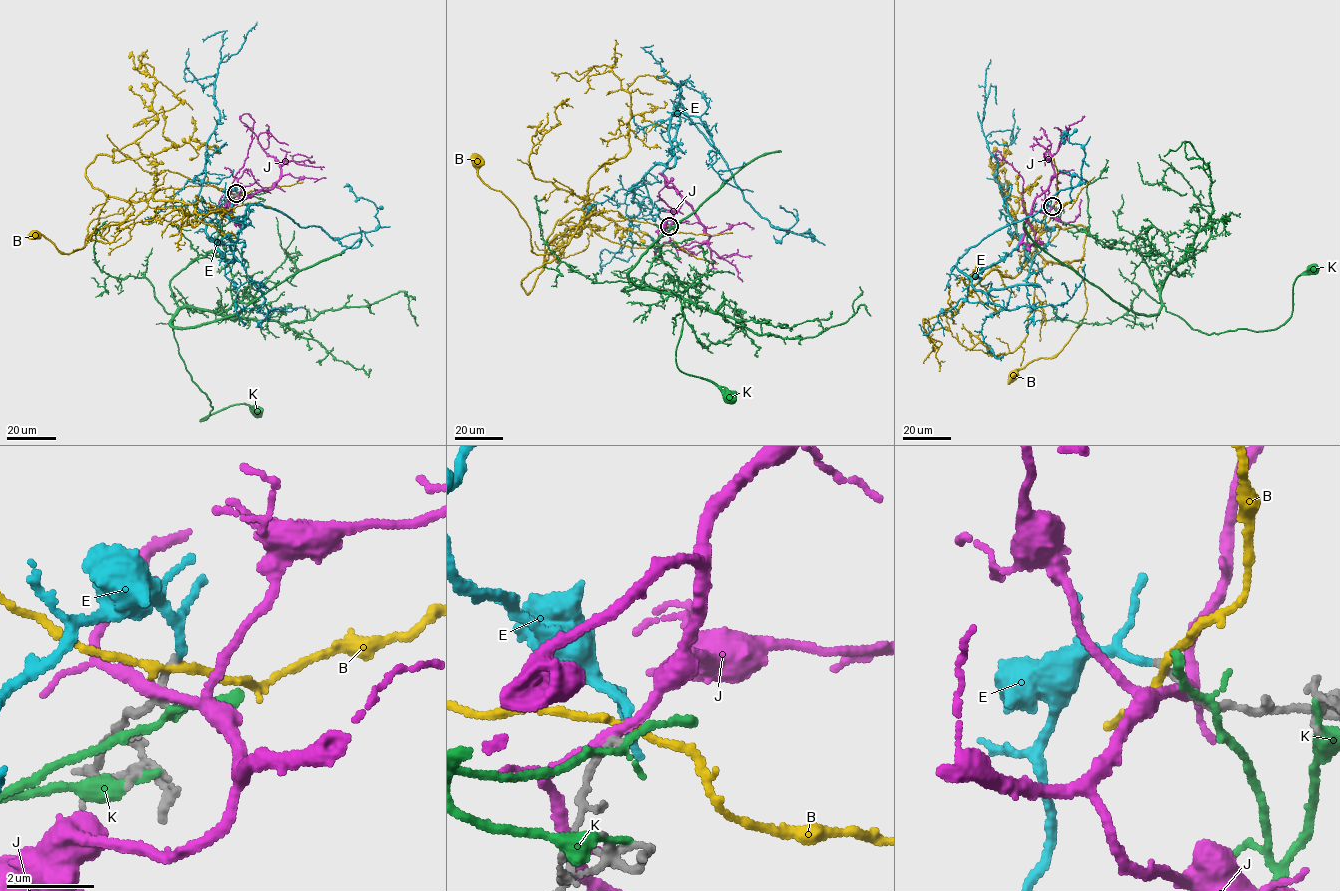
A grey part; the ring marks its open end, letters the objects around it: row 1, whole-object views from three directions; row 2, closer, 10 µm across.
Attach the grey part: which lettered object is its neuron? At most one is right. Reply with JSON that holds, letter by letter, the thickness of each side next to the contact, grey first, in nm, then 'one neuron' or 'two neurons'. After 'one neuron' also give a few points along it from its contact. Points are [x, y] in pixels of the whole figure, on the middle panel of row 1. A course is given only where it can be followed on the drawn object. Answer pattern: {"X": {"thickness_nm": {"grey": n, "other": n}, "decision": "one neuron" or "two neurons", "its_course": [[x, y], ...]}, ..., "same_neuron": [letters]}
{"B": {"thickness_nm": {"grey": 180, "other": 170}, "decision": "two neurons"}, "E": {"thickness_nm": {"grey": 160, "other": 130}, "decision": "one neuron", "its_course": [[669, 226], [650, 213], [644, 179], [675, 162], [678, 103], [755, 211], [813, 236], [773, 235]]}, "J": {"thickness_nm": {"grey": 240, "other": 260}, "decision": "two neurons"}, "K": {"thickness_nm": {"grey": 160, "other": 140}, "decision": "two neurons"}, "same_neuron": ["E"]}

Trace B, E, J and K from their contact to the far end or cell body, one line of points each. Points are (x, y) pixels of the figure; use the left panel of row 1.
B: (236, 193), (212, 186), (162, 188), (120, 213), (94, 219), (84, 248), (69, 253), (34, 233)
E: (236, 193), (206, 228), (226, 262), (252, 204), (334, 238), (374, 231), (376, 206), (343, 187)
J: (235, 195), (250, 197), (232, 206), (228, 218), (227, 194), (252, 141), (254, 120), (243, 114), (248, 127)
K: (235, 196), (224, 202), (214, 249), (170, 281), (172, 330), (210, 402), (201, 422), (232, 405), (254, 411)

